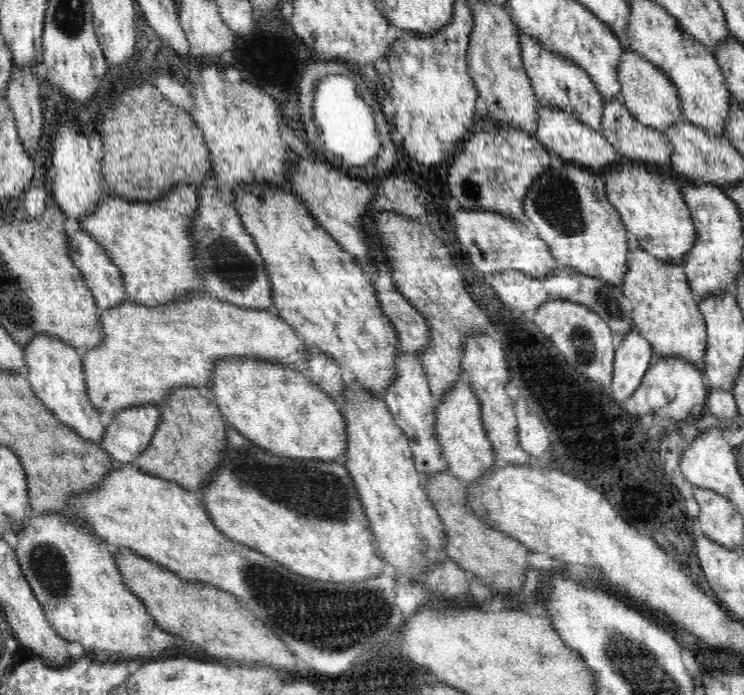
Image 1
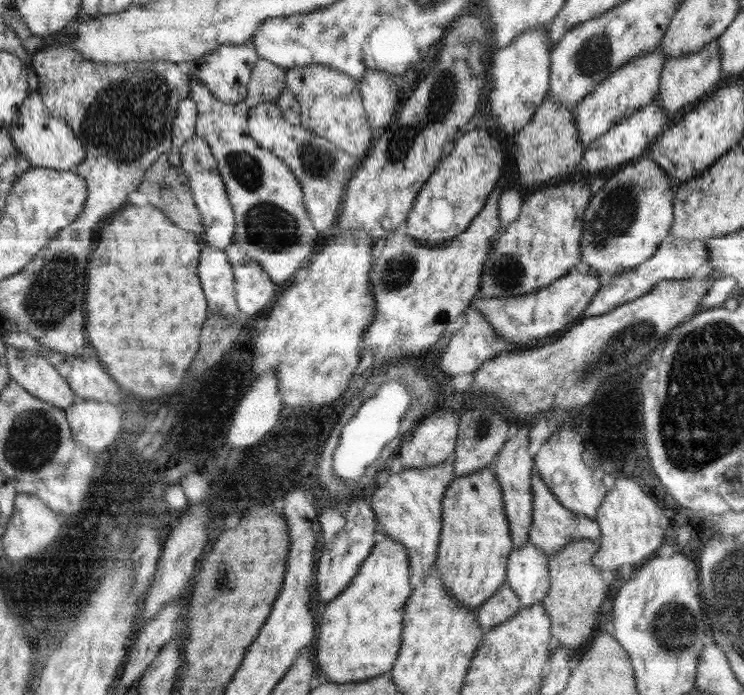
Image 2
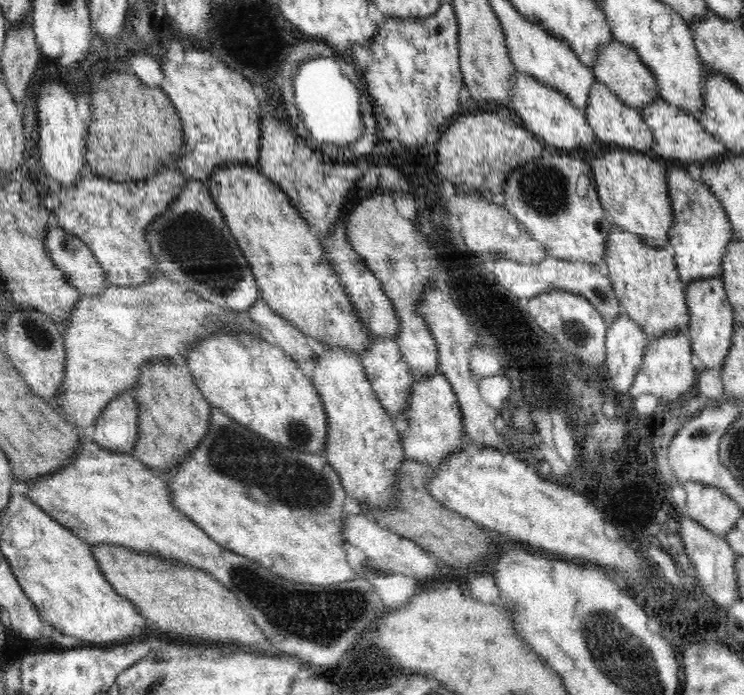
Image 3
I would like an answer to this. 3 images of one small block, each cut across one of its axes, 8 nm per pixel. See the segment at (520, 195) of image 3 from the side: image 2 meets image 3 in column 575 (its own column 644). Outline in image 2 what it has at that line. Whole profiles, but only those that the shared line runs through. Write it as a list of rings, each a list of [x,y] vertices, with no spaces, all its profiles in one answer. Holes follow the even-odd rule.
[[[648,154],[611,174],[607,184],[590,198],[584,212],[581,267],[600,276],[612,276],[647,261],[669,237],[675,192],[673,181]]]

